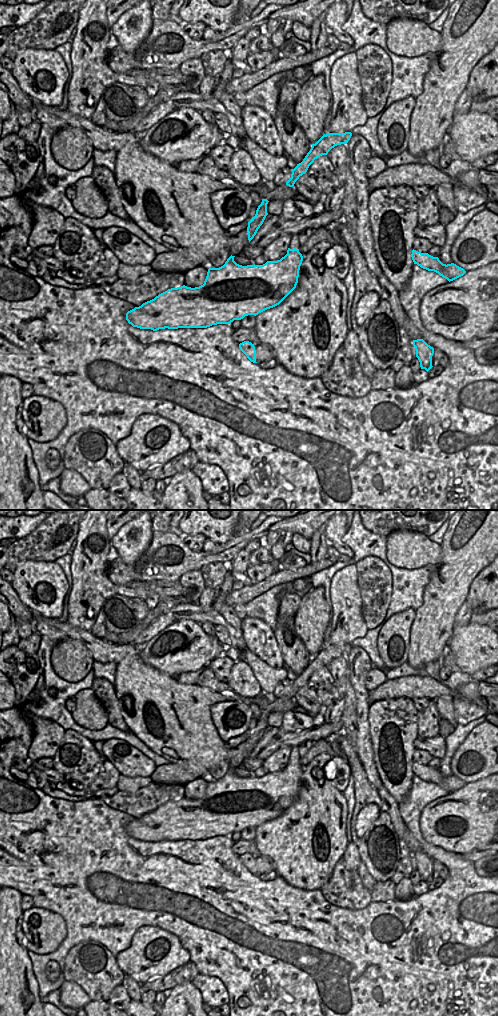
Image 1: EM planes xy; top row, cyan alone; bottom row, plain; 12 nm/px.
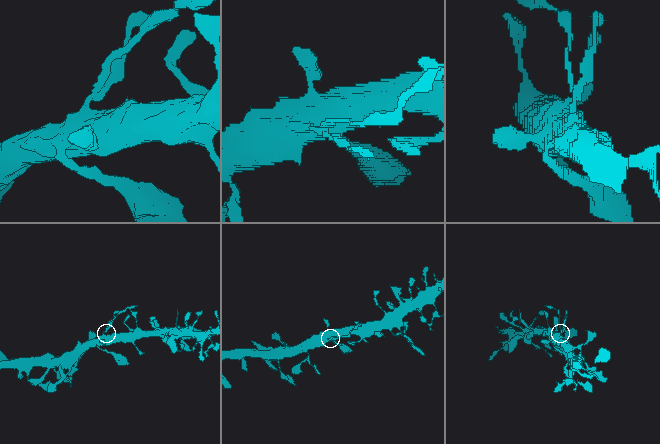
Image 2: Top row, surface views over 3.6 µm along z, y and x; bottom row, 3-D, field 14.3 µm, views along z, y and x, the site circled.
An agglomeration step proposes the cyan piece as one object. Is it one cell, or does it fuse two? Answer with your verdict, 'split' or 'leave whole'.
split

